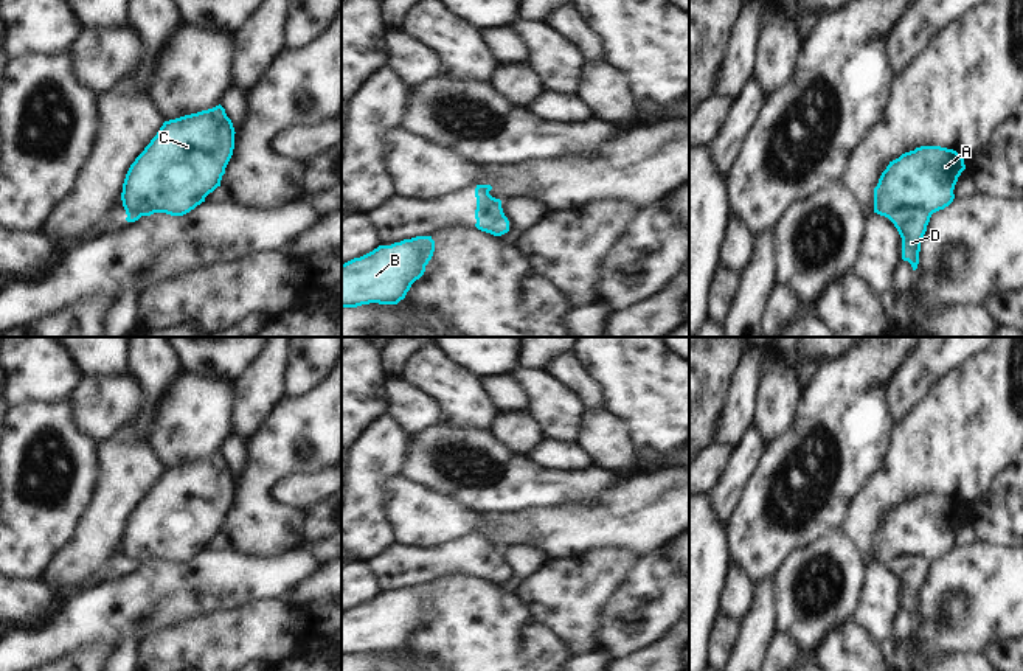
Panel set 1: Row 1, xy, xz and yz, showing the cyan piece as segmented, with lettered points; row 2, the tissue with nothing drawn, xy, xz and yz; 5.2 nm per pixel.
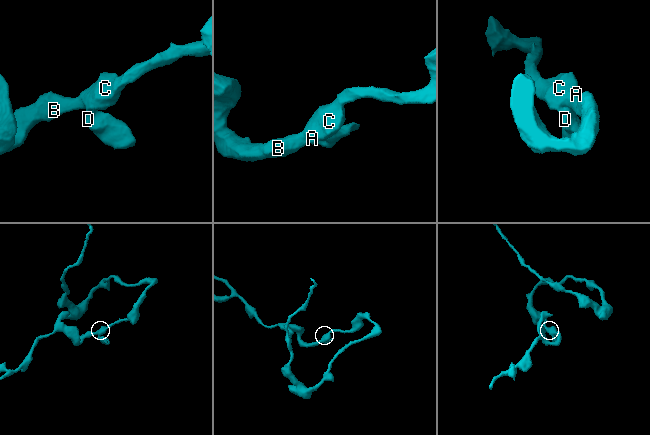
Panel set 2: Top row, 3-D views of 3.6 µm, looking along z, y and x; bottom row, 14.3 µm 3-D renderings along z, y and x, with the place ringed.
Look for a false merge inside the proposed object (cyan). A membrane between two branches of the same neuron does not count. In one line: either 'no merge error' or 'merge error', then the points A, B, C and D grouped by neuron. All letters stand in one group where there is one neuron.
merge error | A B C / D

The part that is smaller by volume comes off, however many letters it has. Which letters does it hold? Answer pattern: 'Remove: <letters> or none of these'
Remove: D

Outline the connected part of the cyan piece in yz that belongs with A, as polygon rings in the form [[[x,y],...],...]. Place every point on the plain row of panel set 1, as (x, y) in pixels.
[[[921,494],[889,509],[874,536],[874,561],[891,565],[897,558],[917,556],[933,562],[948,555],[958,525],[966,517],[964,506],[953,497]]]

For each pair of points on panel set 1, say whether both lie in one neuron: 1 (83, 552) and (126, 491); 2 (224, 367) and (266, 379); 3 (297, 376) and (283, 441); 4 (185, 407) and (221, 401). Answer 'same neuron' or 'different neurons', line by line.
1: same neuron
2: different neurons
3: different neurons
4: same neuron

